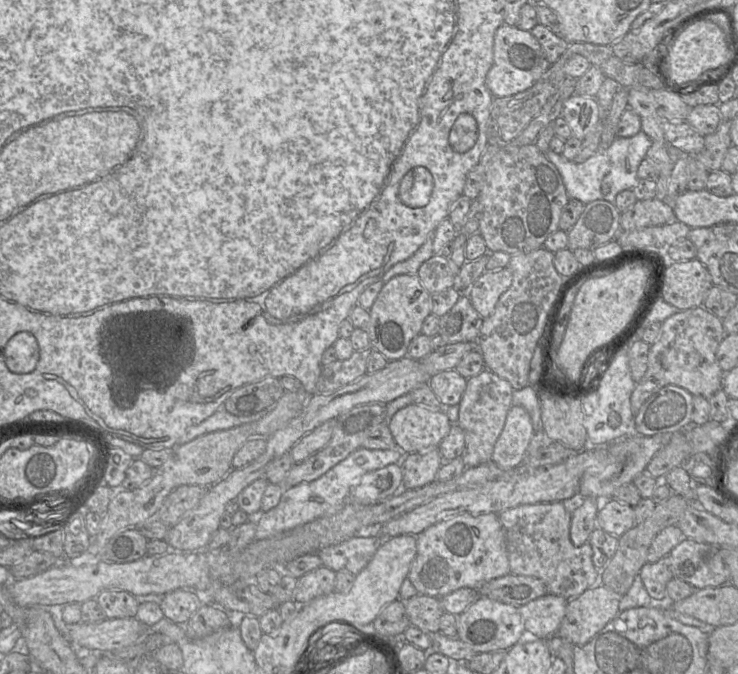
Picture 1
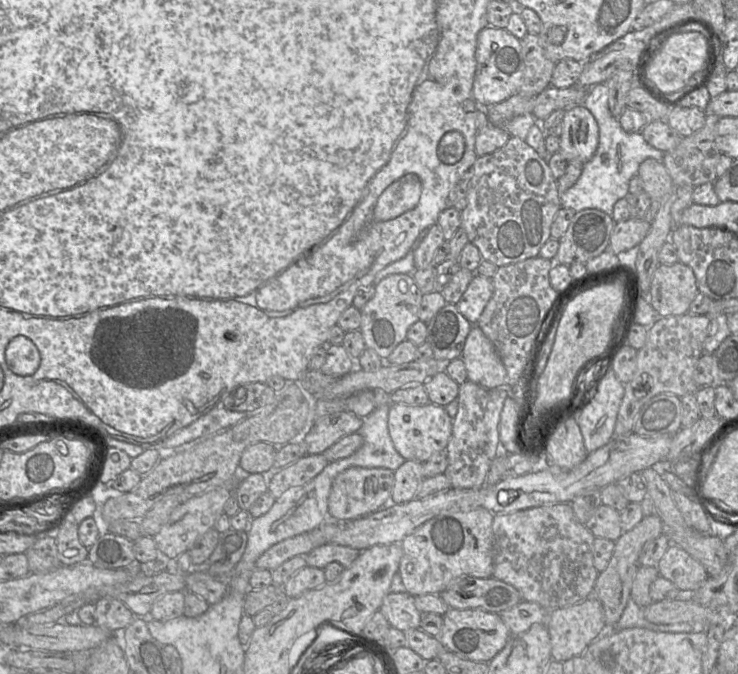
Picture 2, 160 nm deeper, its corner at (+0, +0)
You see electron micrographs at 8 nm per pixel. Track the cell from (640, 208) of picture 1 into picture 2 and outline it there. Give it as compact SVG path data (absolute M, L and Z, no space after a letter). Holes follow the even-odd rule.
M629 218L615 223L608 250L618 255L619 253L639 246L650 230L651 223L644 219Z

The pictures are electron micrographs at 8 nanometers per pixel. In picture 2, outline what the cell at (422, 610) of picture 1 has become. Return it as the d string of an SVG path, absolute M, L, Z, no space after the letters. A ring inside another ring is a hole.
M389 592L384 597L379 610L386 617L391 627L401 631L420 627L422 613L416 608L414 597L408 592Z

